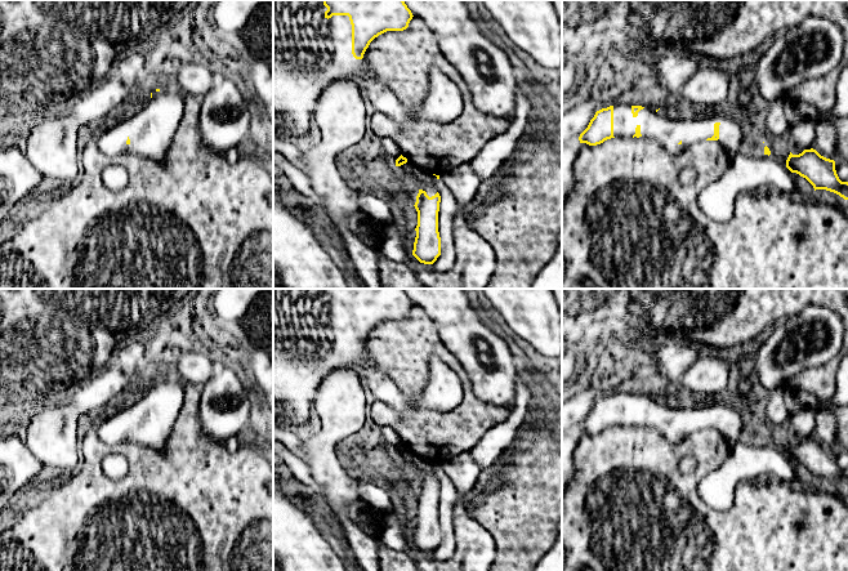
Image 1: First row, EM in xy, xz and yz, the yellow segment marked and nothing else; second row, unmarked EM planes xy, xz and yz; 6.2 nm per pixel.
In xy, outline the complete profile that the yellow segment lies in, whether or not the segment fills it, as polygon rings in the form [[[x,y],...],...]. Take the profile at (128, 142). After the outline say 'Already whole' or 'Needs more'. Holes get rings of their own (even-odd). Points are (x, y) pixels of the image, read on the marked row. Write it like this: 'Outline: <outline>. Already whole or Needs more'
Outline: [[[166,88],[151,93],[148,103],[133,117],[115,125],[103,125],[95,137],[99,151],[107,157],[135,153],[164,164],[171,139],[184,113],[184,95],[179,90]]]. Needs more

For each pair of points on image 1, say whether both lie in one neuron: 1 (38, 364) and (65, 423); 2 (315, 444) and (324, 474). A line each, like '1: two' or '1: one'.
1: two
2: one

